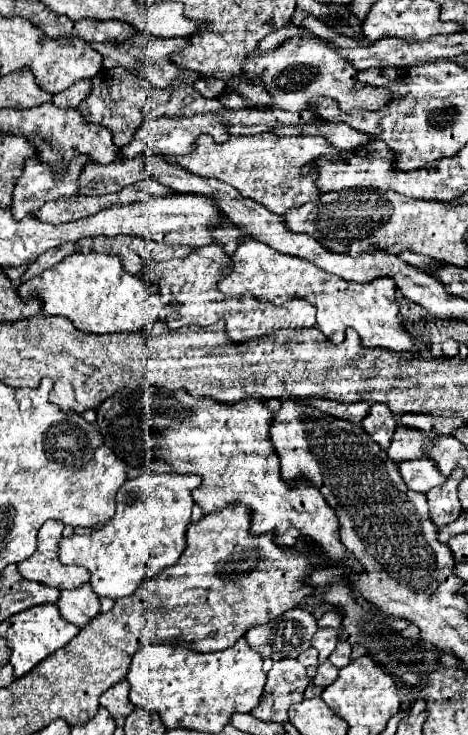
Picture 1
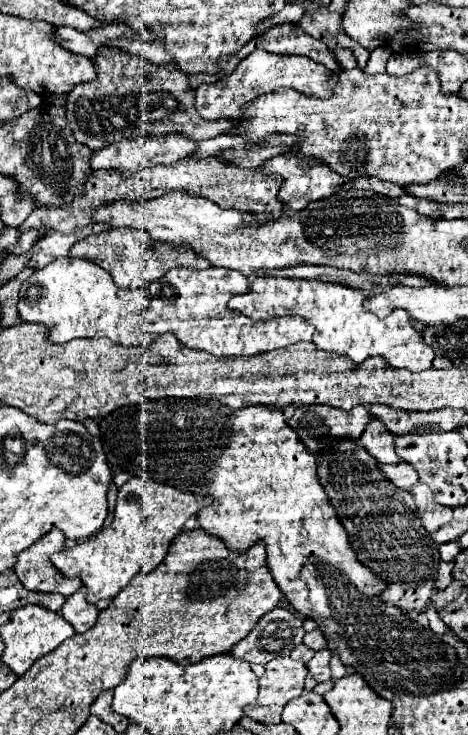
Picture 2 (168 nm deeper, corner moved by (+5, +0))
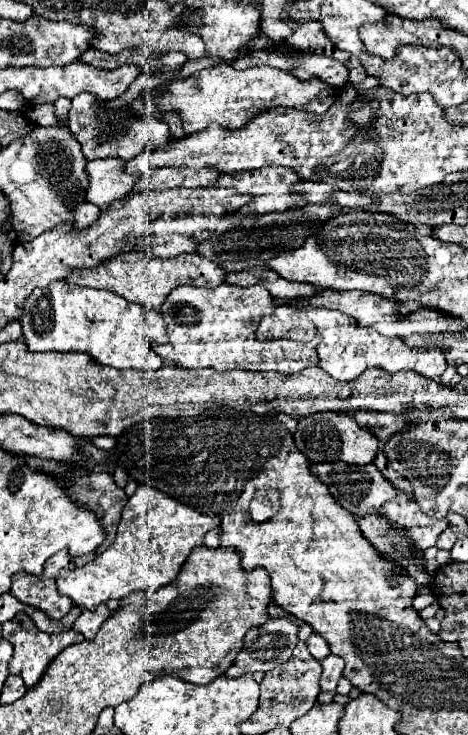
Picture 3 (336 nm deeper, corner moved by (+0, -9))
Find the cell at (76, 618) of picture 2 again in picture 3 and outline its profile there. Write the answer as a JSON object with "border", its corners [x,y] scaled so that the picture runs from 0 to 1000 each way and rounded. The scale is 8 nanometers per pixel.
{"border":[[[212,822],[199,833],[177,830],[177,833],[173,833],[173,838],[160,844],[156,857],[173,860],[173,863],[182,865],[182,871],[194,871],[194,868],[207,863],[207,857],[216,854],[220,844],[224,844],[224,841],[233,841],[233,835],[237,835],[237,833],[229,830],[229,824],[224,824],[224,822]]]}

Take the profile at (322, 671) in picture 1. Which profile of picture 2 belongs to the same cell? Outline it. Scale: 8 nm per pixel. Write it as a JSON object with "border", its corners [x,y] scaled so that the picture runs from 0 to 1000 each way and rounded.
{"border":[[[692,883],[692,886],[675,886],[675,891],[658,899],[658,913],[667,916],[667,921],[679,929],[709,924],[709,913],[705,913],[705,905],[701,905],[705,894],[709,894],[709,888],[701,883]]]}

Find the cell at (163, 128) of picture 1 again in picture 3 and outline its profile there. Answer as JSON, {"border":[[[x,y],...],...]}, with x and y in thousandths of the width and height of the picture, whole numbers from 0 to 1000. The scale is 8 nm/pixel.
{"border":[[[224,215],[224,218],[199,218],[182,226],[186,234],[186,261],[182,272],[220,283],[220,278],[237,278],[241,272],[263,269],[280,261],[297,239],[276,239],[263,234],[259,218]]]}

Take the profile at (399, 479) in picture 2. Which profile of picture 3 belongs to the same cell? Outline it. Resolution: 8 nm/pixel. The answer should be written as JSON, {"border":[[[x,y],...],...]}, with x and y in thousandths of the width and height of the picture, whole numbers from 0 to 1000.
{"border":[[[686,629],[686,631],[665,631],[669,648],[677,648],[712,672],[720,686],[729,686],[737,694],[746,694],[759,702],[780,702],[793,694],[810,694],[827,680],[844,678],[853,669],[814,648],[814,642],[797,634],[754,634],[737,629]]]}

